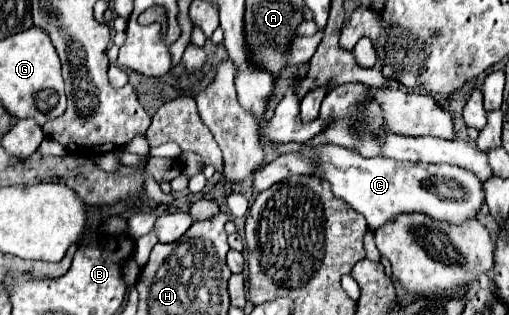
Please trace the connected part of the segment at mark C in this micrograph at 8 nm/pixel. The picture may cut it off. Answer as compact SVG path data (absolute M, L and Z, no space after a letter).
M333 144L305 150L305 156L309 156L309 158L317 164L317 170L323 174L323 180L327 180L327 182L331 184L333 194L335 194L335 196L341 196L347 204L351 204L351 208L355 208L357 212L361 212L361 214L365 216L365 220L367 220L367 224L369 224L369 230L381 228L381 224L387 224L389 220L395 220L399 214L425 214L425 216L429 216L431 220L445 220L445 222L449 222L449 224L463 224L463 222L469 220L469 218L477 218L477 214L479 214L479 210L481 210L481 206L483 206L485 194L483 194L483 184L481 184L481 180L479 180L473 172L469 172L469 170L465 170L465 168L459 168L459 166L449 166L449 164L423 164L423 162L401 162L401 160L389 160L389 158L383 158L383 156L377 156L377 158L363 158L363 156L359 156L359 152L355 152L355 150L347 150L347 148L333 146Z

